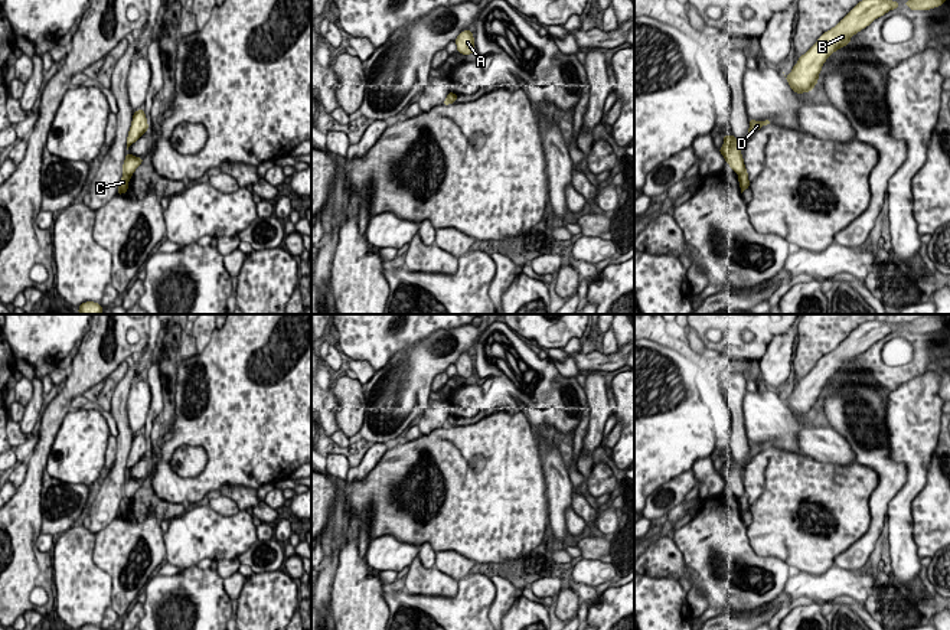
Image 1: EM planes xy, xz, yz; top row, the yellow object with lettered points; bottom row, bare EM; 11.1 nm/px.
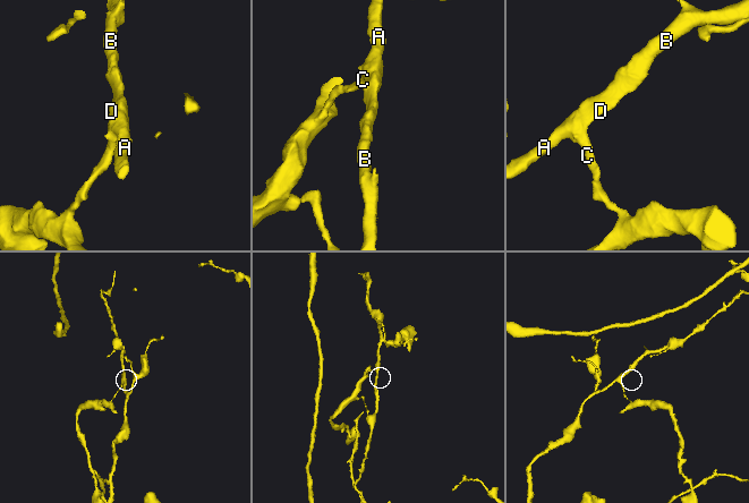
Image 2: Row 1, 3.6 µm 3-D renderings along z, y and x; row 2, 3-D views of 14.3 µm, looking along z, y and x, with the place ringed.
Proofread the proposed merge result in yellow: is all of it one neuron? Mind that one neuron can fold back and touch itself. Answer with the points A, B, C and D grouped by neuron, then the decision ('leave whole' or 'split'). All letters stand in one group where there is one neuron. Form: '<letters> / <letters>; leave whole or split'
A B D / C; split

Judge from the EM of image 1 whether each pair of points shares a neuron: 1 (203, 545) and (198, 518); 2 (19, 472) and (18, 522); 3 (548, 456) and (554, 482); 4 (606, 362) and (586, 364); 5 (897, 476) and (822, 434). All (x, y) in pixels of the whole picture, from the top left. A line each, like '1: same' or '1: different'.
1: same
2: different
3: same
4: same
5: different

